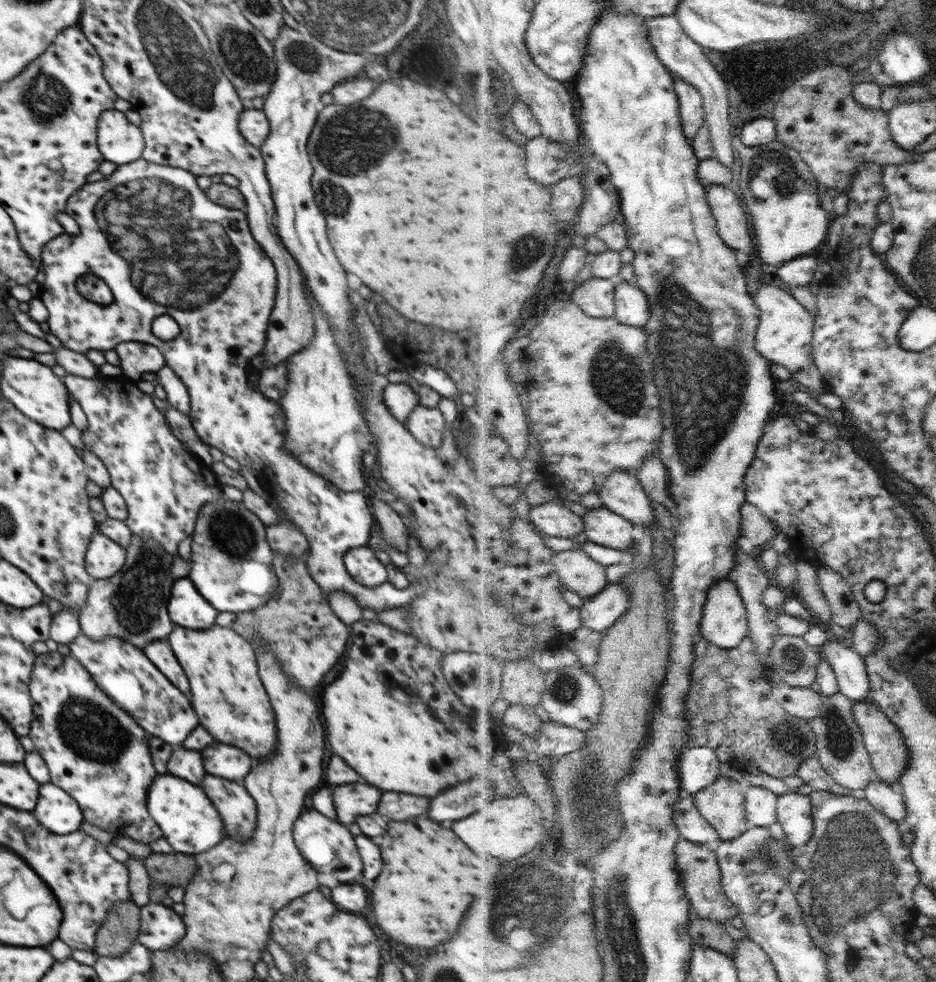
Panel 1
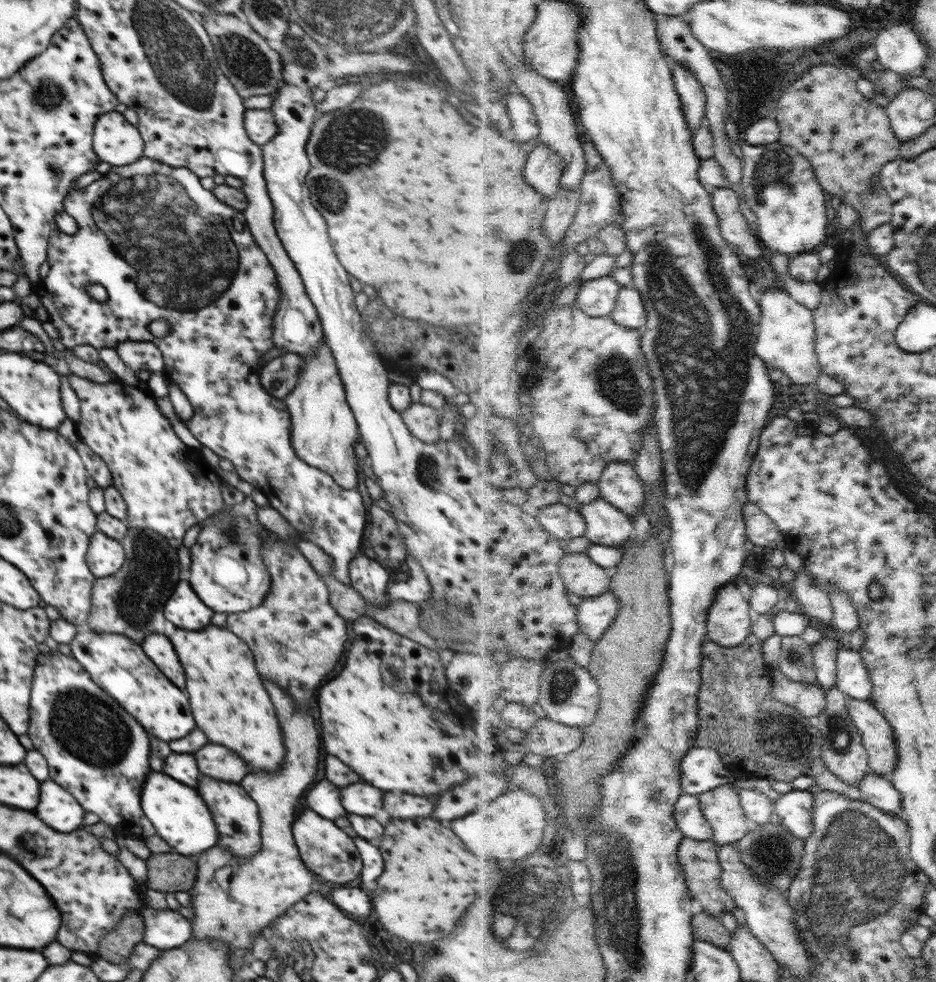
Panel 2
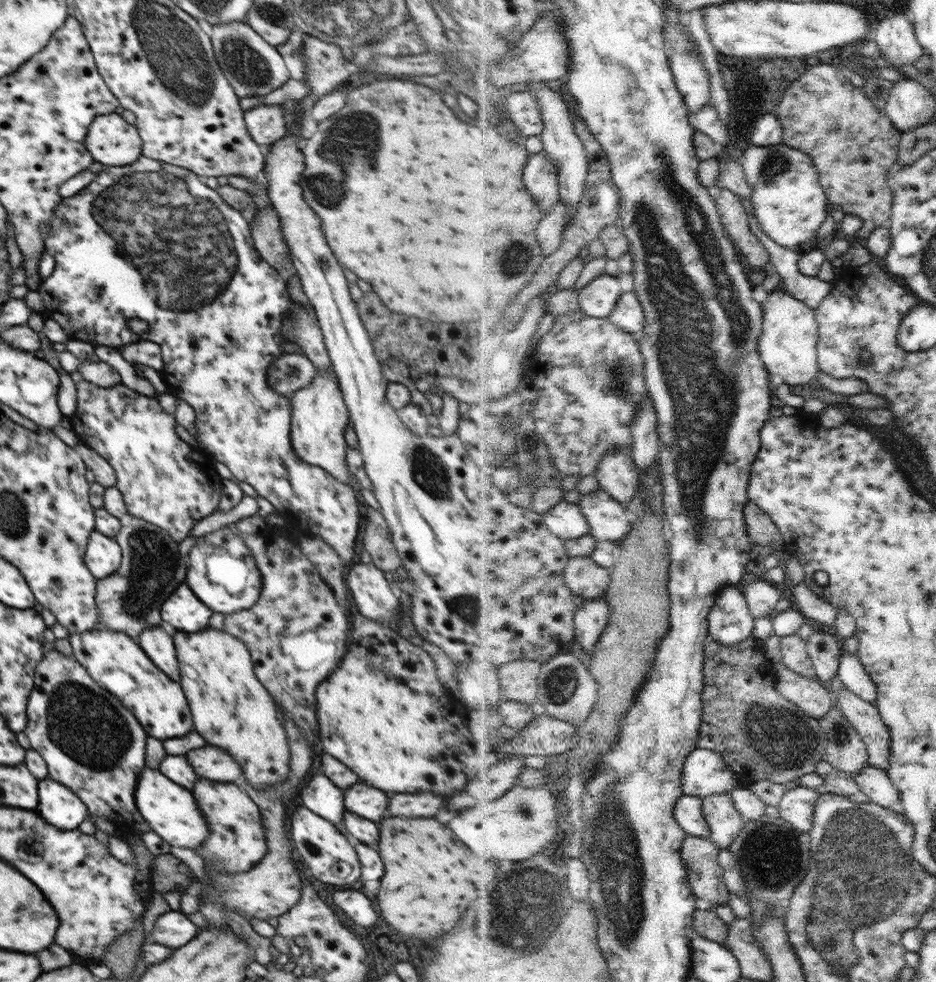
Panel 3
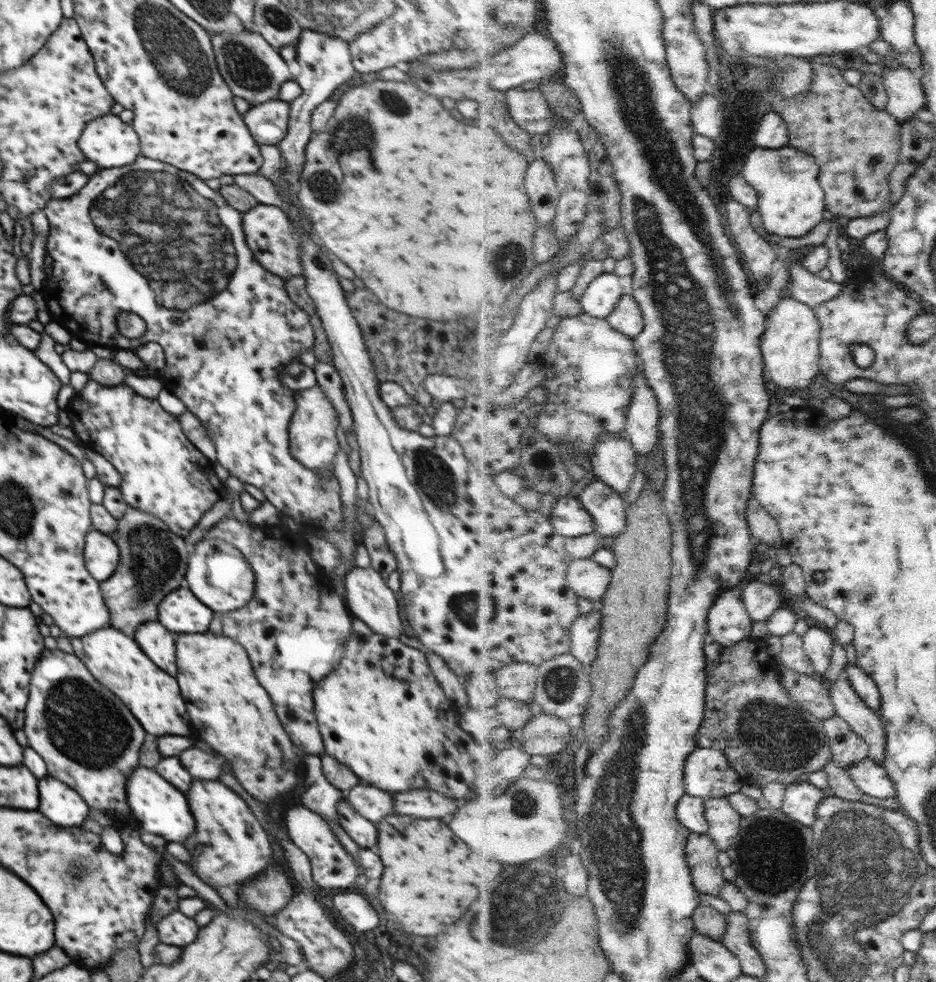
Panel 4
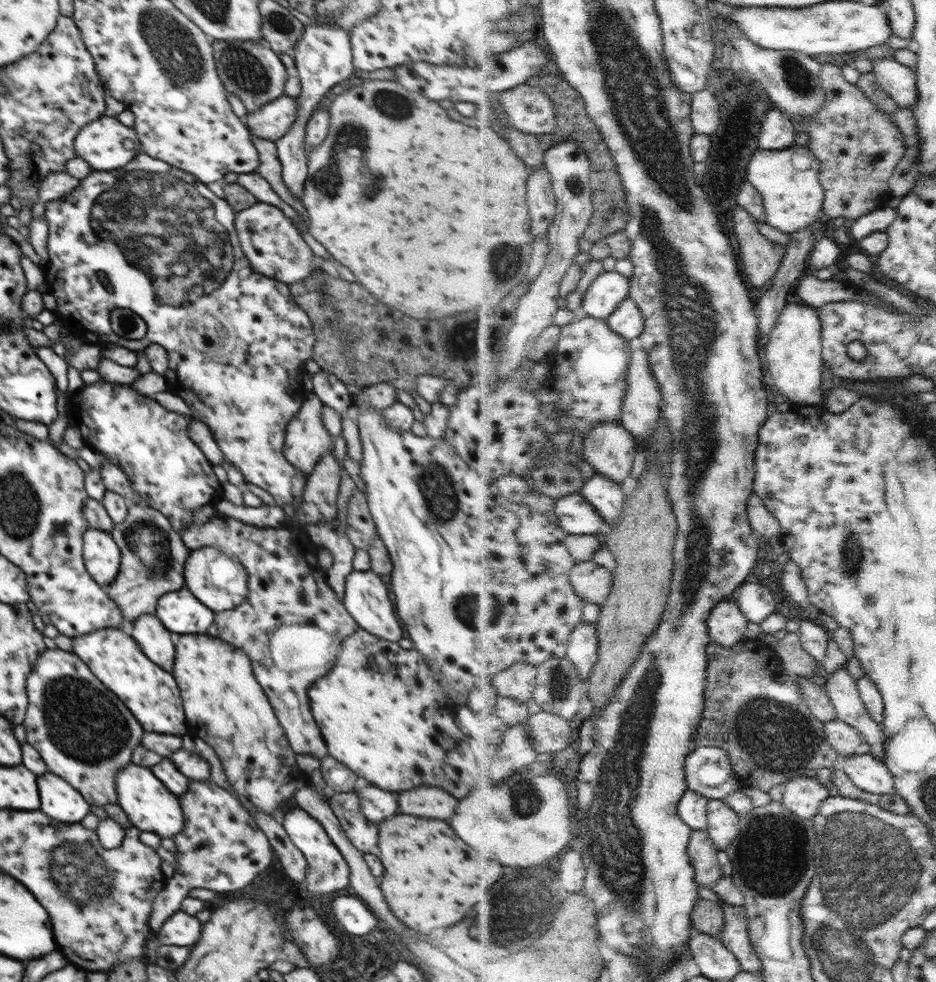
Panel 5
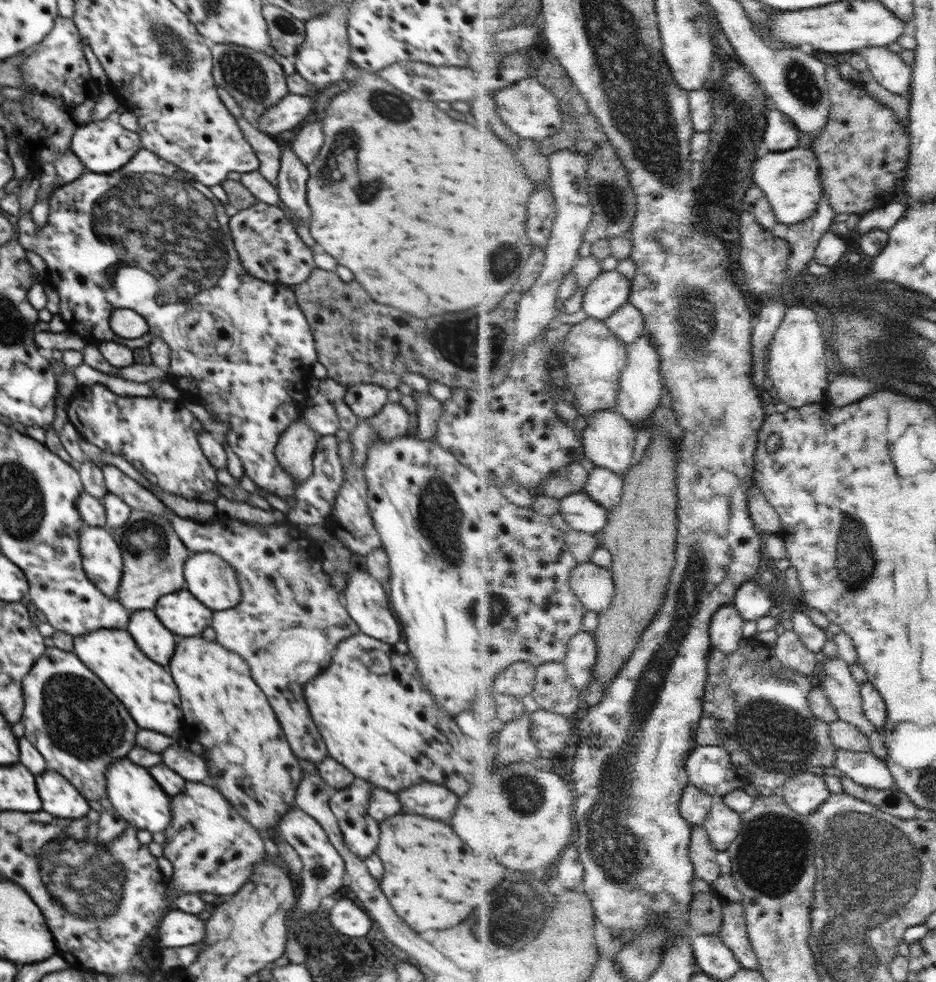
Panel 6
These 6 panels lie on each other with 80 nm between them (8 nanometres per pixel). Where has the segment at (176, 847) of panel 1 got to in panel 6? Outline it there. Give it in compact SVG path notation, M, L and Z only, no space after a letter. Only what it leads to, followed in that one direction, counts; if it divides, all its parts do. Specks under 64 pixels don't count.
M121 758L108 767L106 780L109 801L130 826L151 833L165 832L173 822L171 797L162 790L146 767L134 764L128 758Z

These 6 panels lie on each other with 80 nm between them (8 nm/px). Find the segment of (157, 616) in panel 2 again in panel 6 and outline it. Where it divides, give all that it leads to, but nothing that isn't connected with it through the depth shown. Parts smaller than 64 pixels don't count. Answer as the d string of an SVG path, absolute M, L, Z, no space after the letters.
M131 509L128 520L111 530L121 547L124 570L117 590L117 601L129 612L150 610L164 594L185 588L184 562L191 552L176 534L170 518L145 510Z

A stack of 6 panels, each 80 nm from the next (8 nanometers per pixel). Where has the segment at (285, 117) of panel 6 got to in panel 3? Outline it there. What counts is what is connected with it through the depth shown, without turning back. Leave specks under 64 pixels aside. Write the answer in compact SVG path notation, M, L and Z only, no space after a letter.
M280 104L258 105L247 110L243 117L250 136L263 147L279 141L286 134L285 114Z

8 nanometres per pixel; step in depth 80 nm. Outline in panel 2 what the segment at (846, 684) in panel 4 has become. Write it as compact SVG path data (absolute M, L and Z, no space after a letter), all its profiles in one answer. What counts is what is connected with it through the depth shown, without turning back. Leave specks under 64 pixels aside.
M848 697L850 714L861 730L873 771L892 777L900 761L900 744L894 726L882 714L874 700Z

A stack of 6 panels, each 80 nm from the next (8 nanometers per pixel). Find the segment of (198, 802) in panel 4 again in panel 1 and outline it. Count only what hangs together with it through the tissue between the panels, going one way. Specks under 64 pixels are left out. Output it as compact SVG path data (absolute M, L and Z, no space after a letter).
M206 776L200 786L224 820L225 838L248 840L257 825L257 801L246 787L218 776Z

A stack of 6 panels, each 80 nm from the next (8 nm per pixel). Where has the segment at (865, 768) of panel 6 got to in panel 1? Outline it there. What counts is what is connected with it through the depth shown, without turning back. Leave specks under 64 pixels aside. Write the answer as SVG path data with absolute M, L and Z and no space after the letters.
M874 778L871 785L865 789L865 798L878 807L886 816L893 818L900 825L905 825L909 816L909 806L898 786Z

